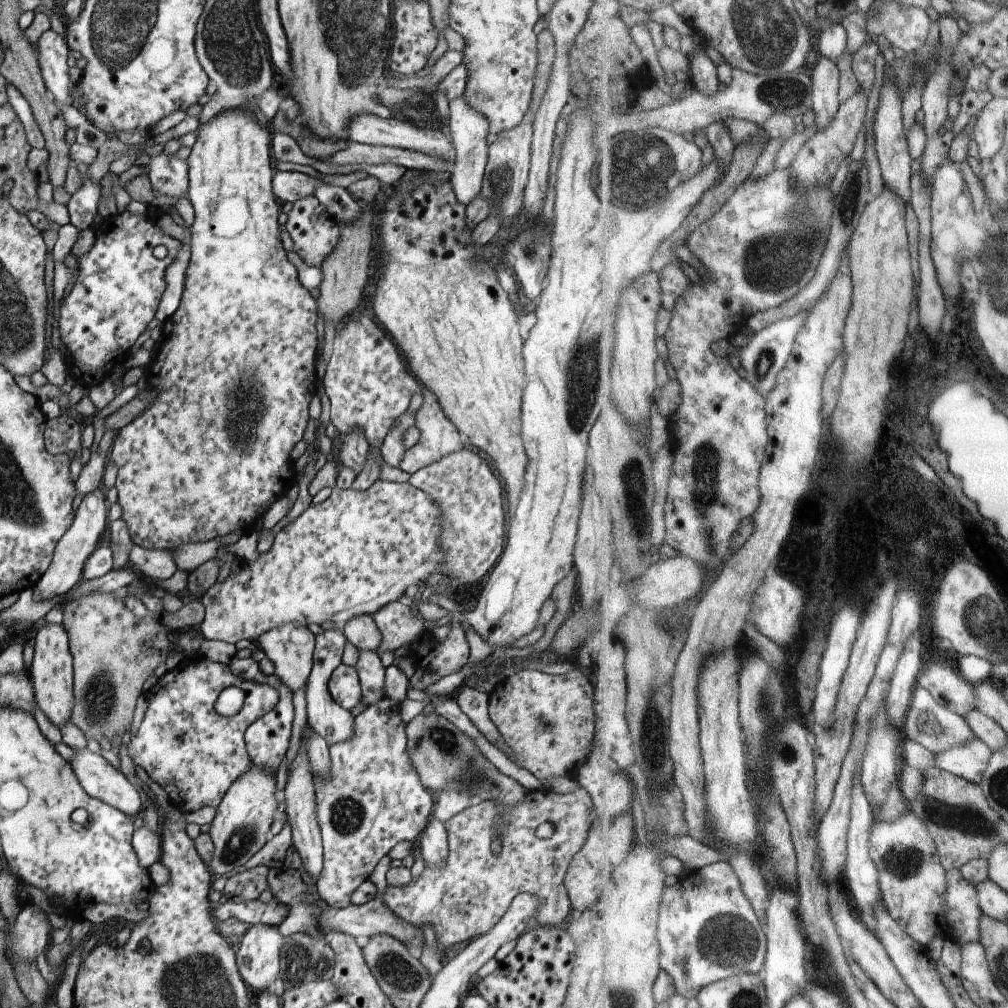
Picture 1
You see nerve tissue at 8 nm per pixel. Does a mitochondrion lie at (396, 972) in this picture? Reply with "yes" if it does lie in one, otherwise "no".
yes

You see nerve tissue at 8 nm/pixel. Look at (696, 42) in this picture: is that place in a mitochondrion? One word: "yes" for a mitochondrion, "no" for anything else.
no

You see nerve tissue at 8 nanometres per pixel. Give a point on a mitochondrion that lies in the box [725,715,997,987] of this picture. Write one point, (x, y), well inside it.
(902, 862)

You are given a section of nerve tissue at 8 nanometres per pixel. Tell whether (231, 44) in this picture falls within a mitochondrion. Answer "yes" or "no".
yes

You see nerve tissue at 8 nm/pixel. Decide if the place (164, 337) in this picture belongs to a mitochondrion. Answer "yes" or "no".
no

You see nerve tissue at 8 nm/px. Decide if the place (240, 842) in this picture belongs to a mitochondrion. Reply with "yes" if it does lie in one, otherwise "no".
yes

